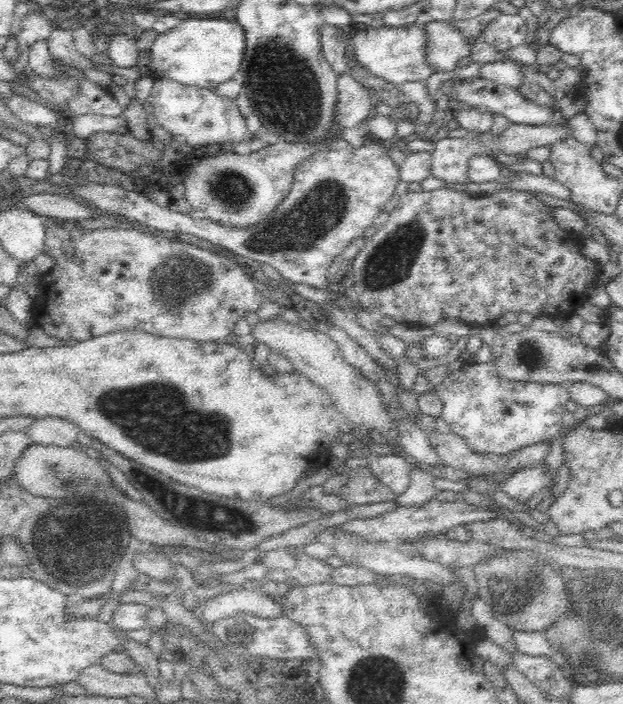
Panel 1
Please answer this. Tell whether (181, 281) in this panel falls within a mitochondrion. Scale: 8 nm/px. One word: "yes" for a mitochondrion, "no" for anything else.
yes

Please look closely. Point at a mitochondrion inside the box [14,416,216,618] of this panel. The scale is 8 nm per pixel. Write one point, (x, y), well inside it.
(76, 541)

